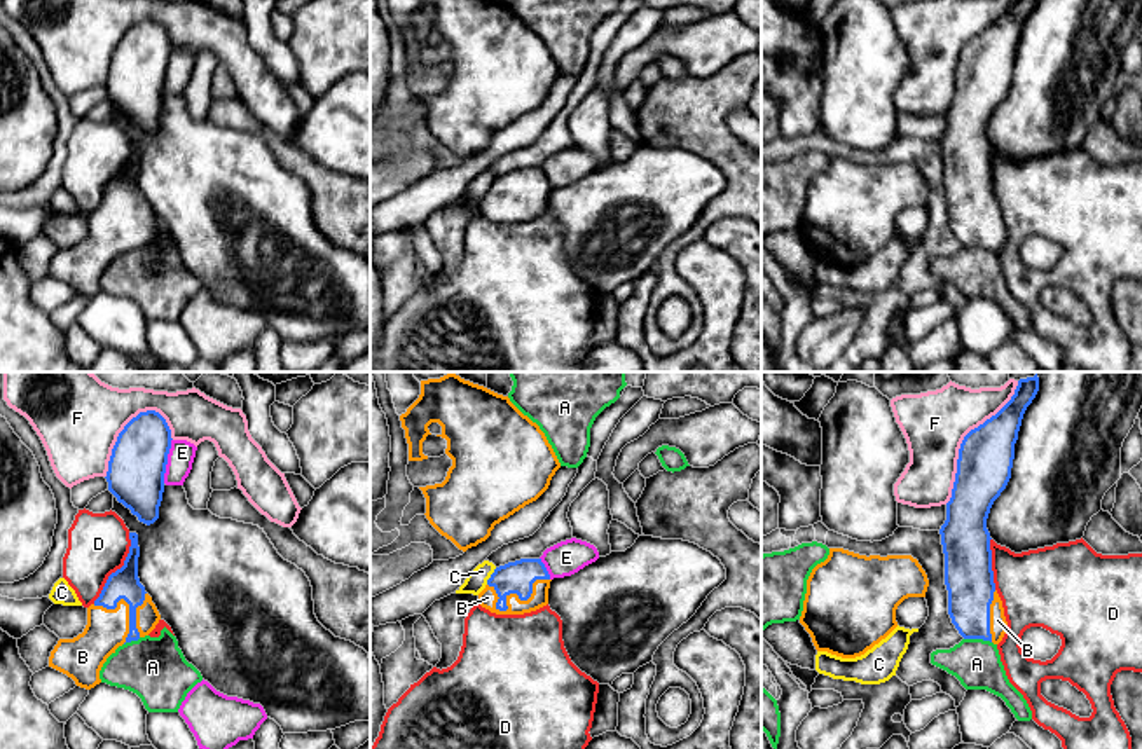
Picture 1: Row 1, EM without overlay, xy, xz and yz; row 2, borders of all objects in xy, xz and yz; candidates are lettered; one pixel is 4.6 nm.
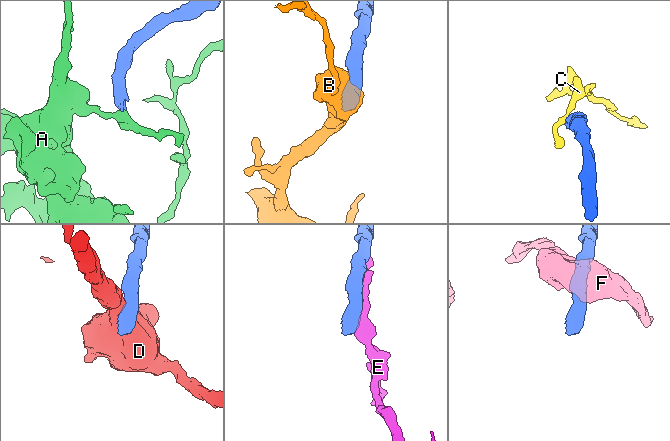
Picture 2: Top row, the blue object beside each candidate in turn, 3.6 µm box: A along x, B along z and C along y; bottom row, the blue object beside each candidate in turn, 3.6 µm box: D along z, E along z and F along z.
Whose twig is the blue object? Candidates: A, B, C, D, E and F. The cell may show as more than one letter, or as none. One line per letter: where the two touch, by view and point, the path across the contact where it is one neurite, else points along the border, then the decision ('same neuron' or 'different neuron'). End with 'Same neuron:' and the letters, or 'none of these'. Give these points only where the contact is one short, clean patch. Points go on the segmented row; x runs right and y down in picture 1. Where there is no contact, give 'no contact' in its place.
A: contact yz (978, 638); border yz (964, 638), (982, 638), (990, 643); different neuron
B: contact xz (521, 599); way xz (517, 577), (521, 599), (500, 610), (488, 597); same neuron
C: contact xz (491, 577); border xz (496, 568), (486, 584); different neuron
D: contact xy (117, 570); different neuron
E: contact xy (166, 461); different neuron
F: contact yz (964, 439); different neuron
Same neuron: B

